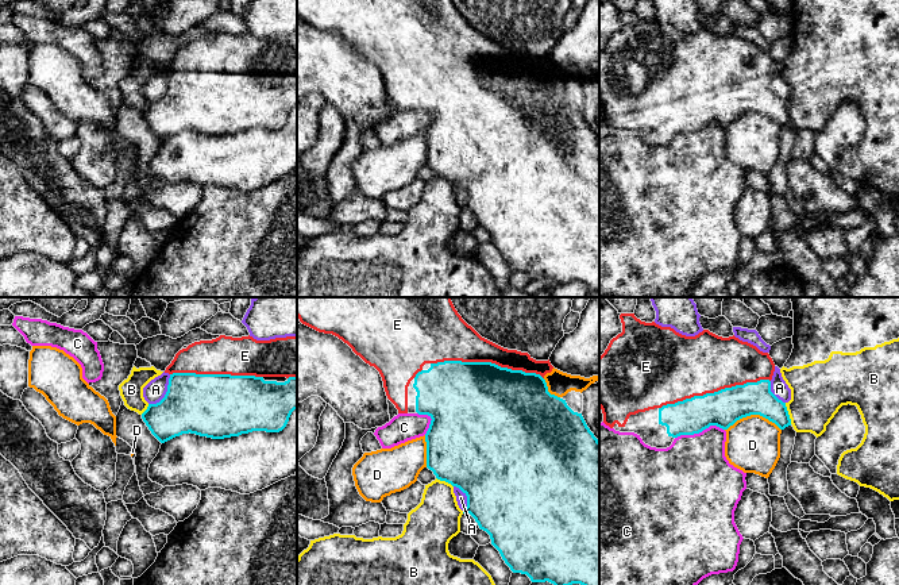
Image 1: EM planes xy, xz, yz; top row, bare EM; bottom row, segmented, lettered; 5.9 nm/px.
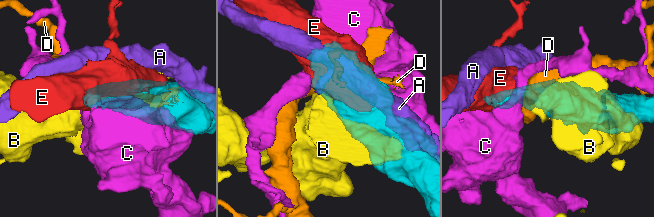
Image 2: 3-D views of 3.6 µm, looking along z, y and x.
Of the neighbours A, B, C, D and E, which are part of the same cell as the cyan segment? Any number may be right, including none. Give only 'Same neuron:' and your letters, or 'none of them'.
Same neuron: E

